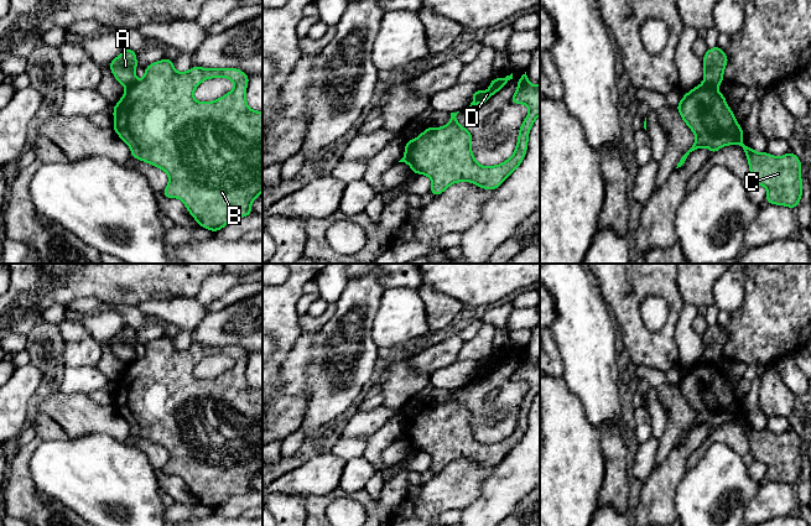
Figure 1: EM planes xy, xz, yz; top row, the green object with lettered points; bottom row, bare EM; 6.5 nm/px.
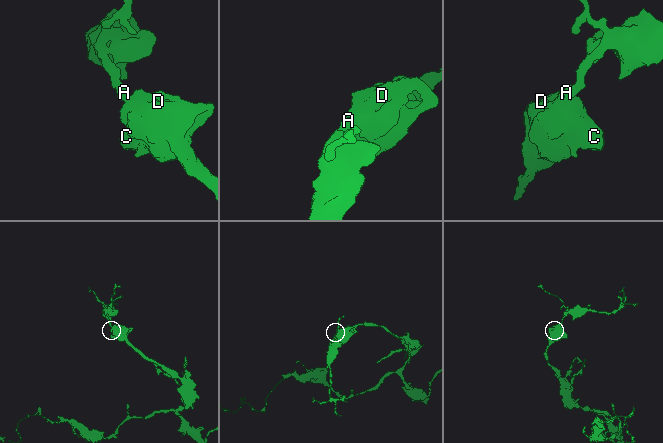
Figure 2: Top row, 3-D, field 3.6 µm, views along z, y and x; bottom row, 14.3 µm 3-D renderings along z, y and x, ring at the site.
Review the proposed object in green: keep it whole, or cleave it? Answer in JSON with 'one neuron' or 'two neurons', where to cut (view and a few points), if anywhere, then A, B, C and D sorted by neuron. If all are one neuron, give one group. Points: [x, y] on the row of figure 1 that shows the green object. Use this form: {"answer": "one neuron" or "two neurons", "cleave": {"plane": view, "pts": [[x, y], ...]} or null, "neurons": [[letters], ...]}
{"answer": "two neurons", "cleave": {"plane": "yz", "pts": [[703, 82], [716, 88]]}, "neurons": [["A"], ["B", "C", "D"]]}

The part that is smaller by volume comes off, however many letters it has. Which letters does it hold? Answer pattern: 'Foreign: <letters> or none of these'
Foreign: A

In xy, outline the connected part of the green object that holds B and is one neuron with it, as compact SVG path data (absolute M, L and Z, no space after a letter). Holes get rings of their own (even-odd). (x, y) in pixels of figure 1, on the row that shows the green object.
M166 58L147 66L145 77L126 89L113 110L113 129L128 144L131 156L167 172L170 182L162 196L180 198L198 225L214 233L233 219L251 215L250 205L262 192L262 111L246 105L248 82L249 75L236 68L192 67L178 73ZM219 77L233 80L234 89L214 101L197 101L193 97L197 85Z

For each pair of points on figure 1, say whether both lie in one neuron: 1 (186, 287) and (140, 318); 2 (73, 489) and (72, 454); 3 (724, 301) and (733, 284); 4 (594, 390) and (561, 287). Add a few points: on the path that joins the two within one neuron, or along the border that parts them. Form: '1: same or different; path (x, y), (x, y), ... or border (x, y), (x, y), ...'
1: different; border (108, 302), (136, 306)
2: same; path (73, 480), (72, 463)
3: same; path (727, 297), (731, 287)
4: same; path (591, 364), (581, 313)

